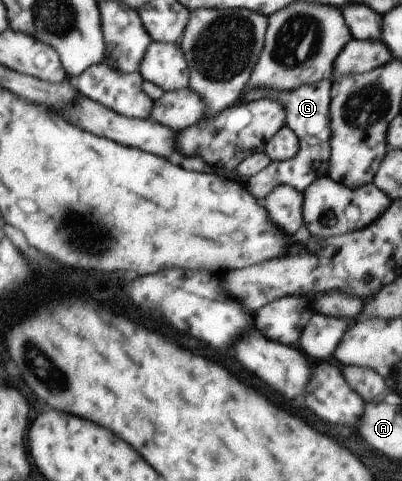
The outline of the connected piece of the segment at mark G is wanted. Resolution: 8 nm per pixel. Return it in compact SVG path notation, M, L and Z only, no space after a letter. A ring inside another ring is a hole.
M322 81L313 84L304 84L296 87L292 91L272 91L272 89L252 89L252 91L243 90L243 99L245 102L256 101L259 99L272 99L278 101L284 107L283 125L292 128L292 131L298 136L299 151L292 159L286 161L271 161L260 170L260 173L252 175L243 181L250 183L248 185L251 194L256 199L266 198L275 187L280 185L290 185L292 189L302 192L306 190L316 178L326 176L326 161L328 161L329 147L328 137L330 137L329 120L329 101L330 101L330 83L331 81Z

